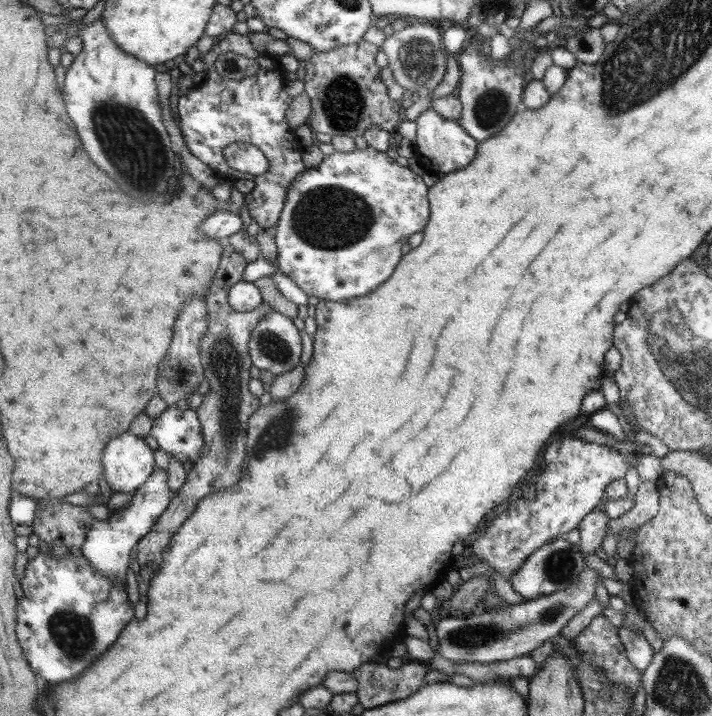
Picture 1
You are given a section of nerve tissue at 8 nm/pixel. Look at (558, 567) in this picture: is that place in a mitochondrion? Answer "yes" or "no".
yes

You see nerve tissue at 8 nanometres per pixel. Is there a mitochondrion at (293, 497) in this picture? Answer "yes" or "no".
no

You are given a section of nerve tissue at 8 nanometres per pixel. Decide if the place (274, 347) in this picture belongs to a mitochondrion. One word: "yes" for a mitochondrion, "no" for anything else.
yes

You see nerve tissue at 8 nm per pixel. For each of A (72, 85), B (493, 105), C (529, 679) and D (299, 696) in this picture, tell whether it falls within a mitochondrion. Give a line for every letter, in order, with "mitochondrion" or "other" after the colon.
A: other
B: mitochondrion
C: other
D: other

